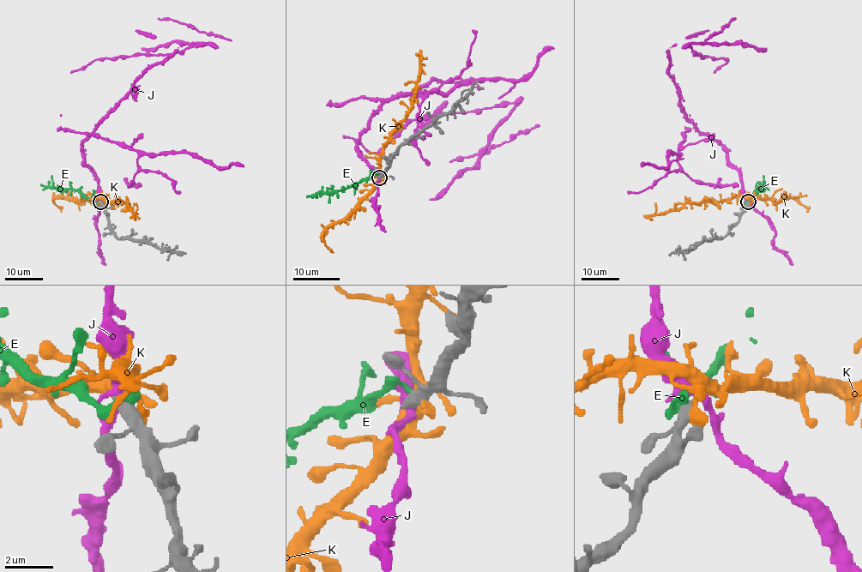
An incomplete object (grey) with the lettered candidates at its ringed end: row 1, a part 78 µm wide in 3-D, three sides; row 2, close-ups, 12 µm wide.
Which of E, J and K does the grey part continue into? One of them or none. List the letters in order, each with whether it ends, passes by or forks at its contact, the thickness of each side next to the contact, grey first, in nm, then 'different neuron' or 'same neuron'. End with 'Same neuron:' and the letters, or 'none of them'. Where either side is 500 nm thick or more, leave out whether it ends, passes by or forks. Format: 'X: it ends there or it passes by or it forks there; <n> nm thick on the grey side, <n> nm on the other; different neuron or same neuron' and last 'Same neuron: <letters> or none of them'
E: 600 nm thick on the grey side, 320 nm on the other; different neuron
J: it forks there; 480 nm thick on the grey side, 320 nm on the other; different neuron
K: it ends there; 460 nm thick on the grey side, 440 nm on the other; different neuron
Same neuron: none of them

